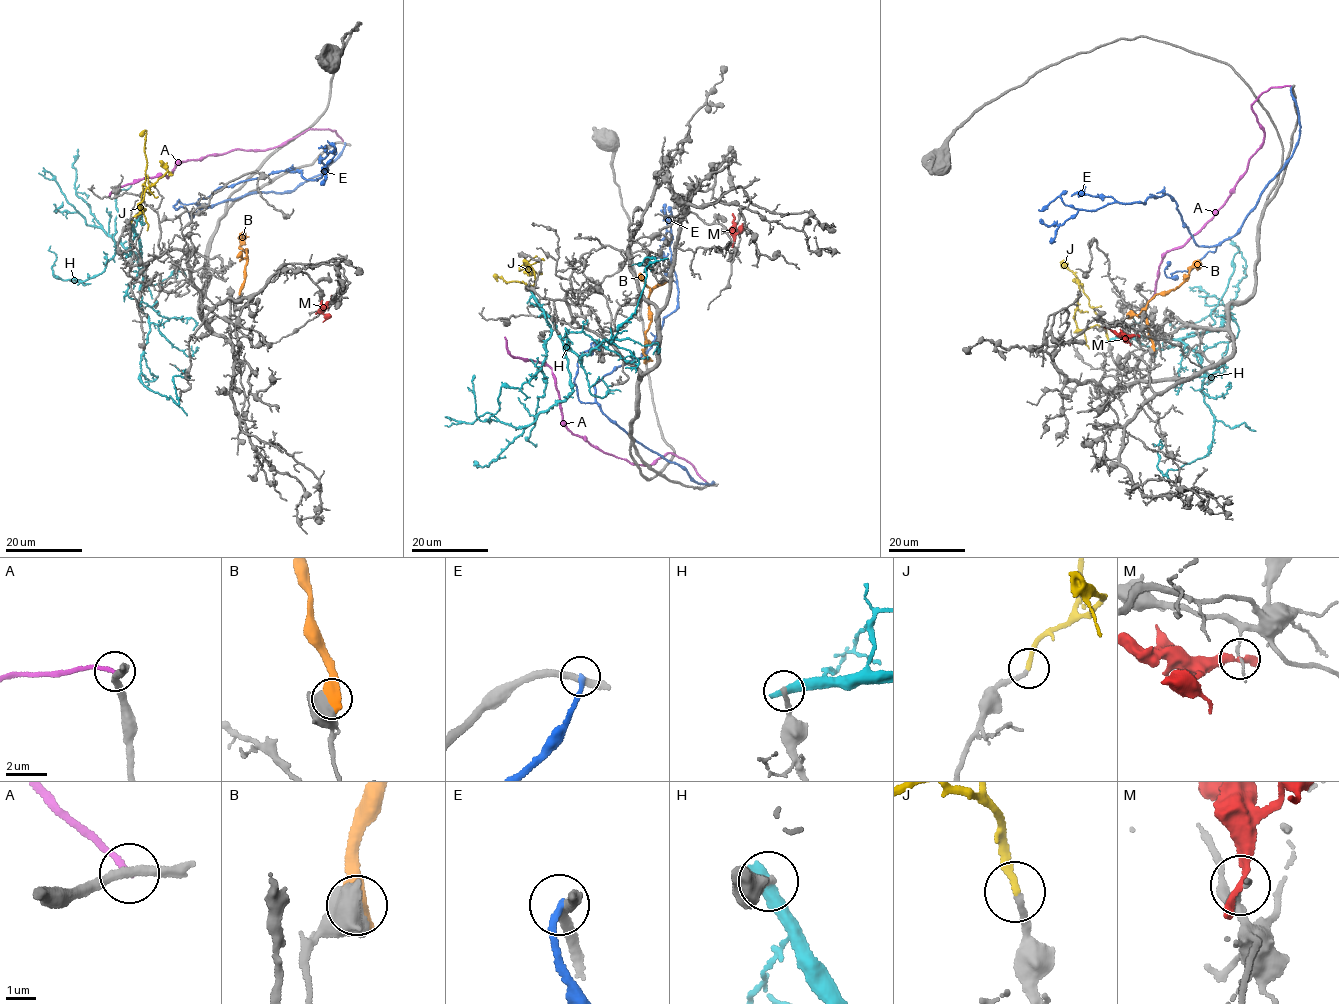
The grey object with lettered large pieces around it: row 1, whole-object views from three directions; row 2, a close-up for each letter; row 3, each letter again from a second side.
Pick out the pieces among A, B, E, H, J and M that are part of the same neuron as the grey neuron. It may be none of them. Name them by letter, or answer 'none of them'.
J

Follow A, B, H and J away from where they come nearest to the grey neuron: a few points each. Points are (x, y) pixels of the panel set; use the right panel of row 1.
A: (1291, 87), (1270, 87), (1251, 105), (1263, 141), (1221, 208), (1181, 246), (1163, 256), (1153, 296), (1139, 310)
B: (1153, 349), (1146, 314), (1147, 302), (1158, 293), (1174, 290), (1189, 275), (1189, 269), (1200, 262)
H: (1109, 340), (1176, 339), (1200, 360), (1213, 417), (1210, 450), (1166, 475), (1157, 467), (1162, 446), (1153, 444)
J: (1108, 339), (1102, 319), (1090, 306), (1075, 274), (1063, 261), (1062, 268)

